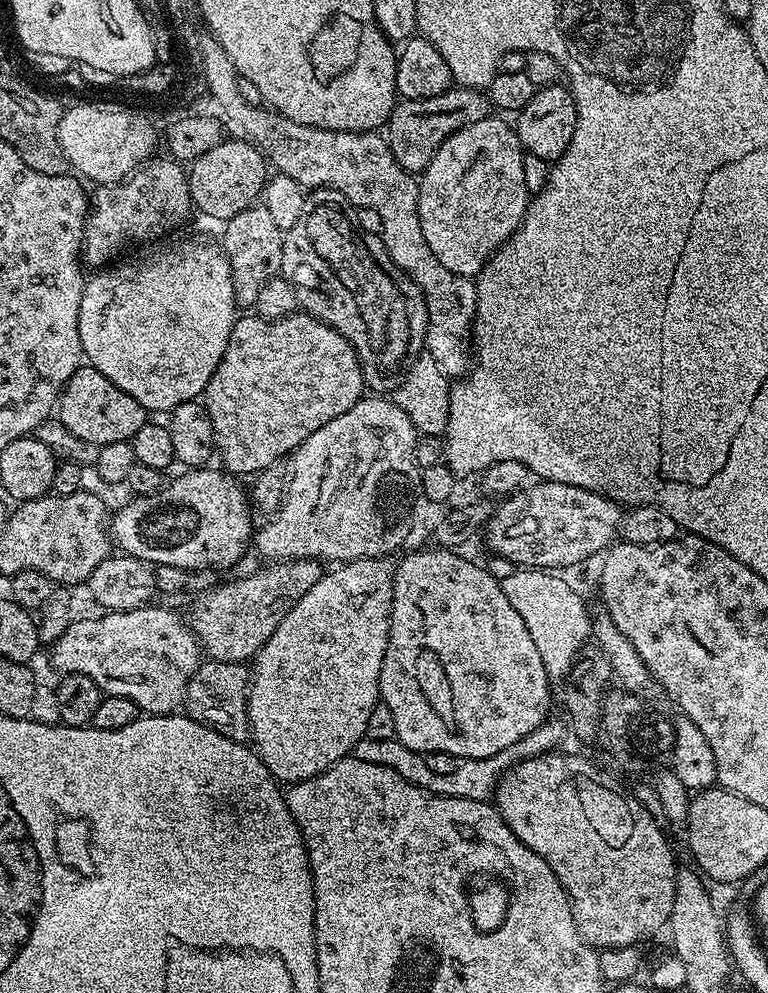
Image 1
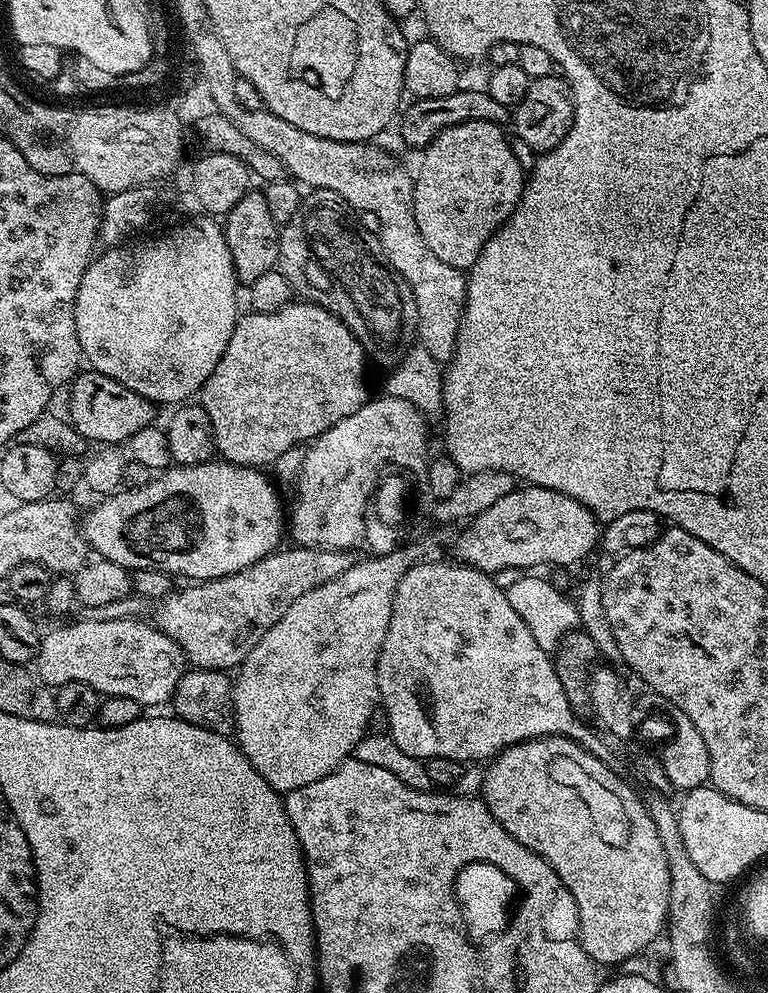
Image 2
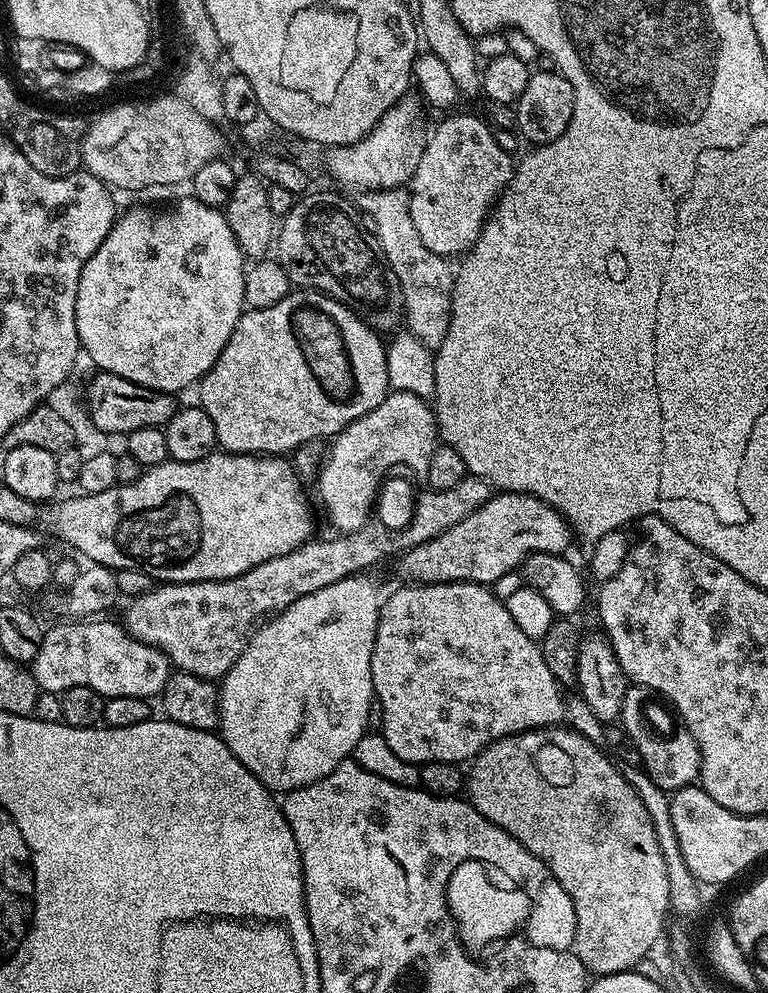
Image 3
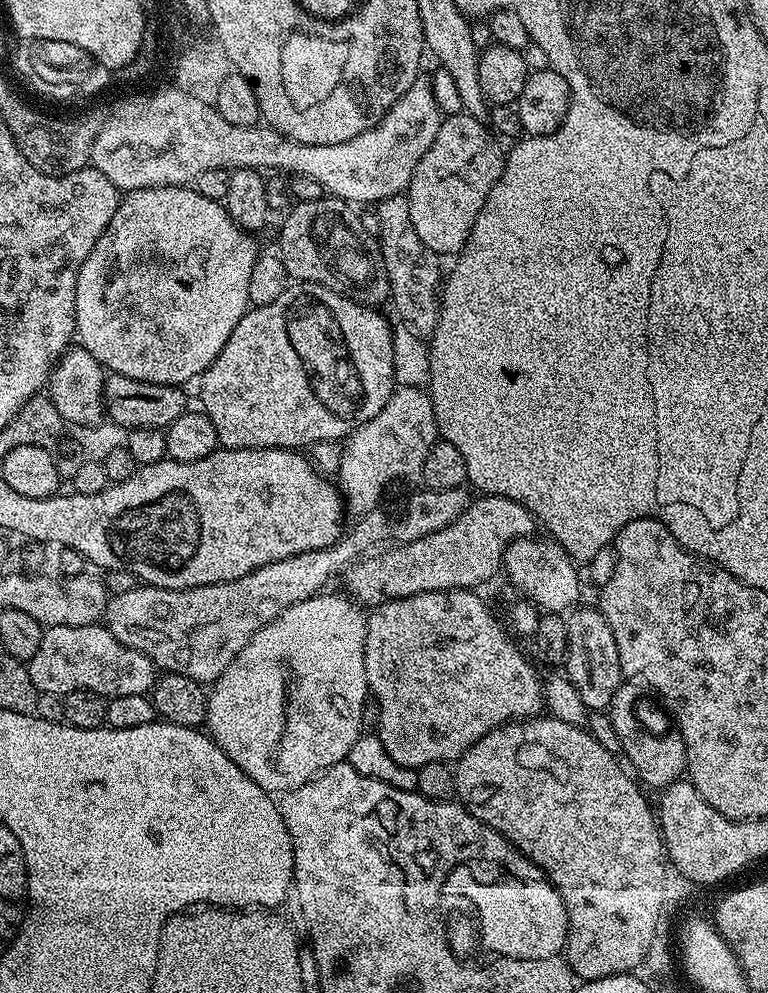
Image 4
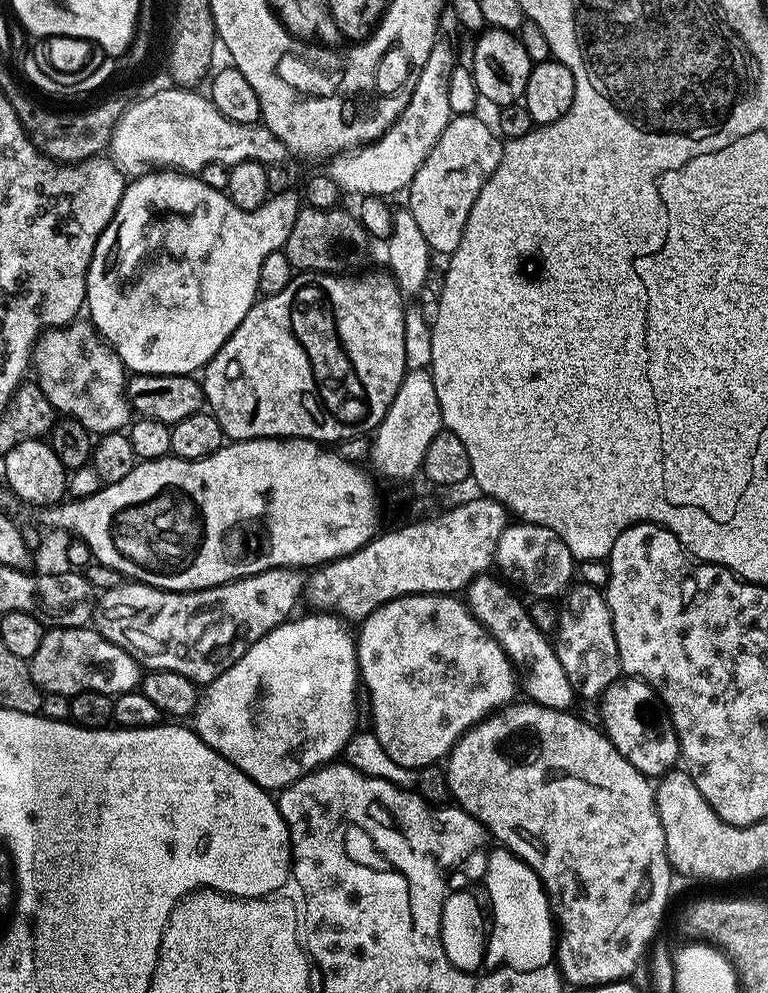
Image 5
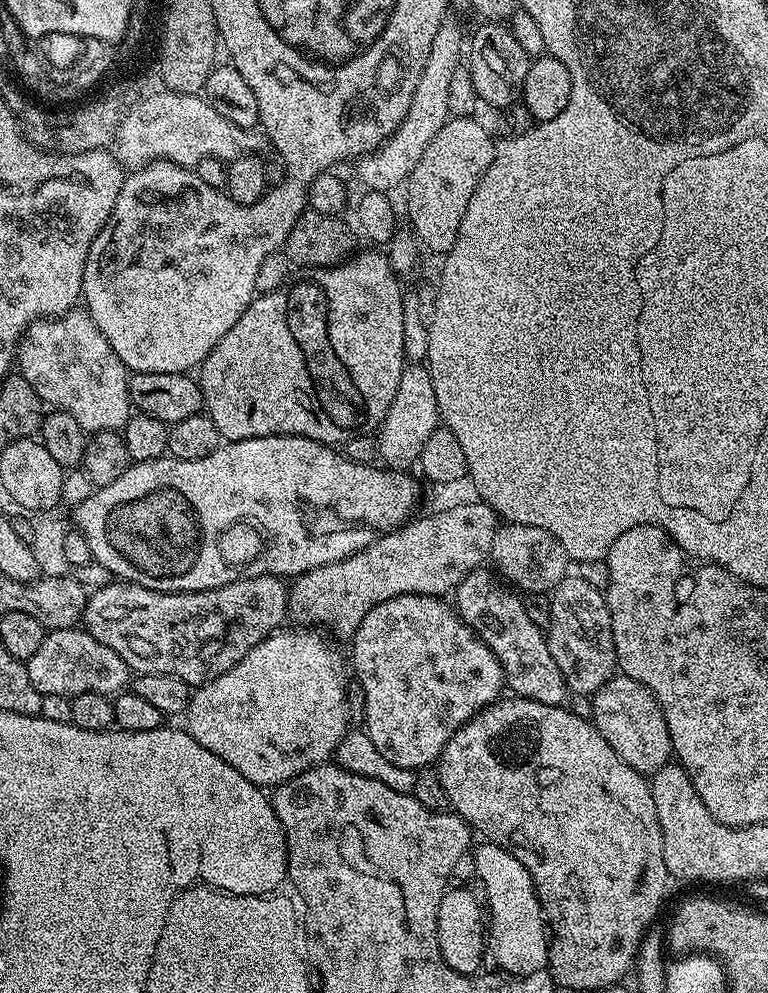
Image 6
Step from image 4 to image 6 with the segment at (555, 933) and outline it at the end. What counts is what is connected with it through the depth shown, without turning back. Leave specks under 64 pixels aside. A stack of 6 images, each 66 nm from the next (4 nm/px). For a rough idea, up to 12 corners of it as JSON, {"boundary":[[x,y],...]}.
{"boundary":[[480,844],[477,879],[504,924],[504,966],[548,965],[550,938],[532,875],[499,844]]}

